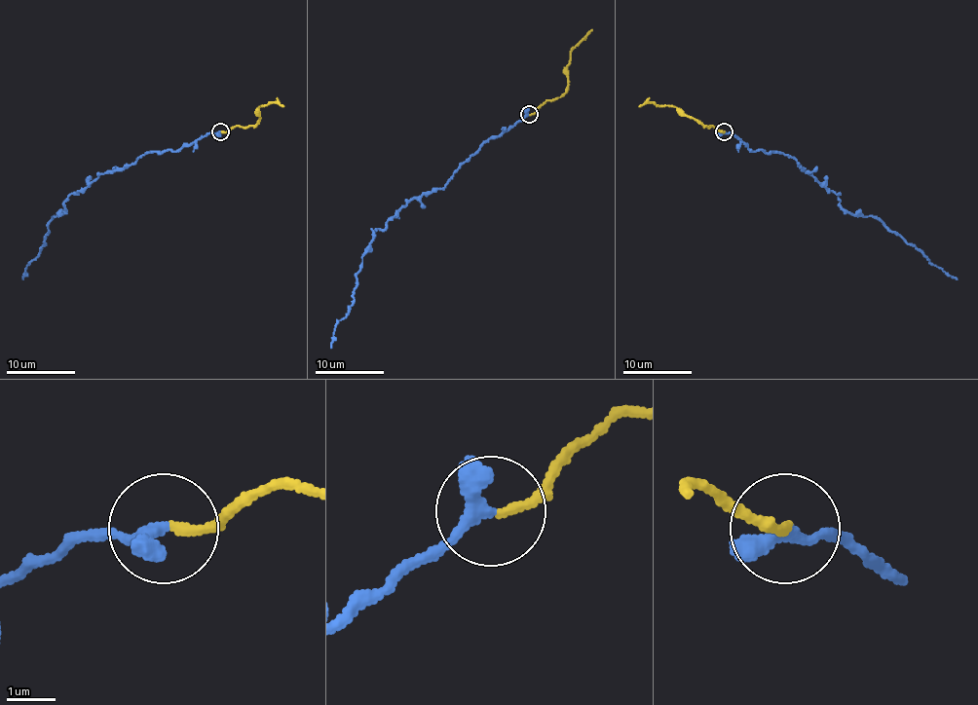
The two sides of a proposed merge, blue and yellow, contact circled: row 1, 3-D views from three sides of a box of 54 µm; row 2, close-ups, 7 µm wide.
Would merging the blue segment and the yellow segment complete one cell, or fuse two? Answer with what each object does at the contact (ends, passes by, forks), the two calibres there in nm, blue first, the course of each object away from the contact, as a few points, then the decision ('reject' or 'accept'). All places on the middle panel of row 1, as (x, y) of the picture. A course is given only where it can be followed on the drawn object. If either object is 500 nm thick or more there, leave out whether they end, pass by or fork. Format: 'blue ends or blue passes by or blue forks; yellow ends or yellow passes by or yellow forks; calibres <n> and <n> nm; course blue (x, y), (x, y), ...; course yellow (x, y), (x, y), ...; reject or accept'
blue passes by; yellow ends; calibres 280 and 180 nm; course blue (528, 114), (490, 136), (449, 181), (410, 200), (384, 229), (372, 231), (354, 304), (338, 321), (331, 347); course yellow (530, 114), (566, 92), (569, 52), (591, 30); accept

